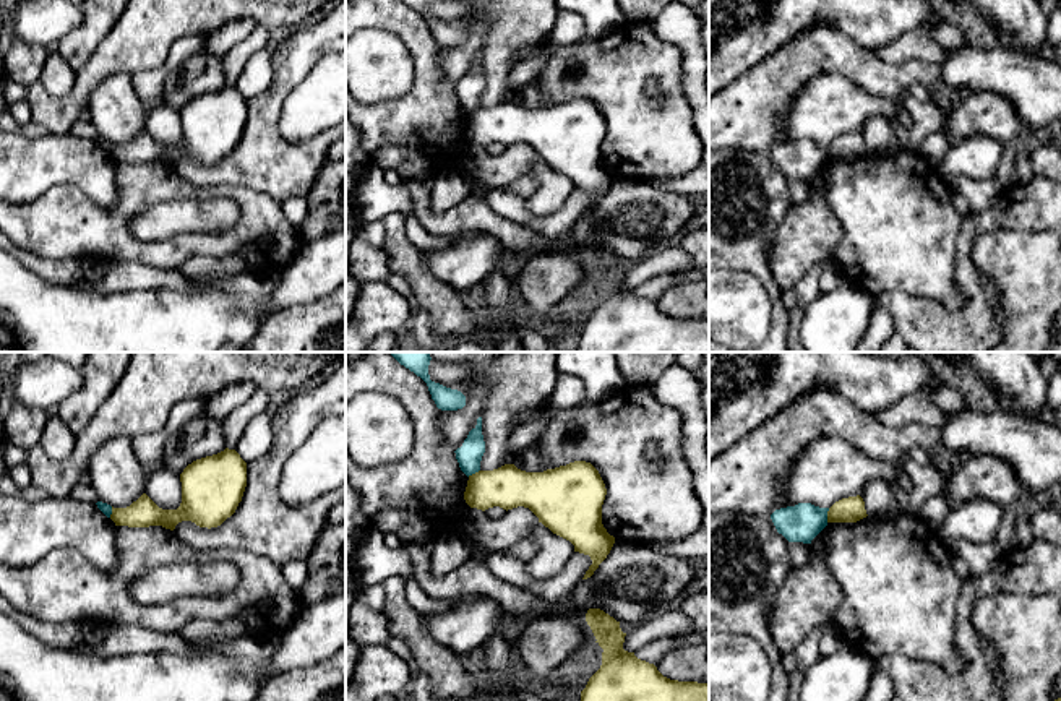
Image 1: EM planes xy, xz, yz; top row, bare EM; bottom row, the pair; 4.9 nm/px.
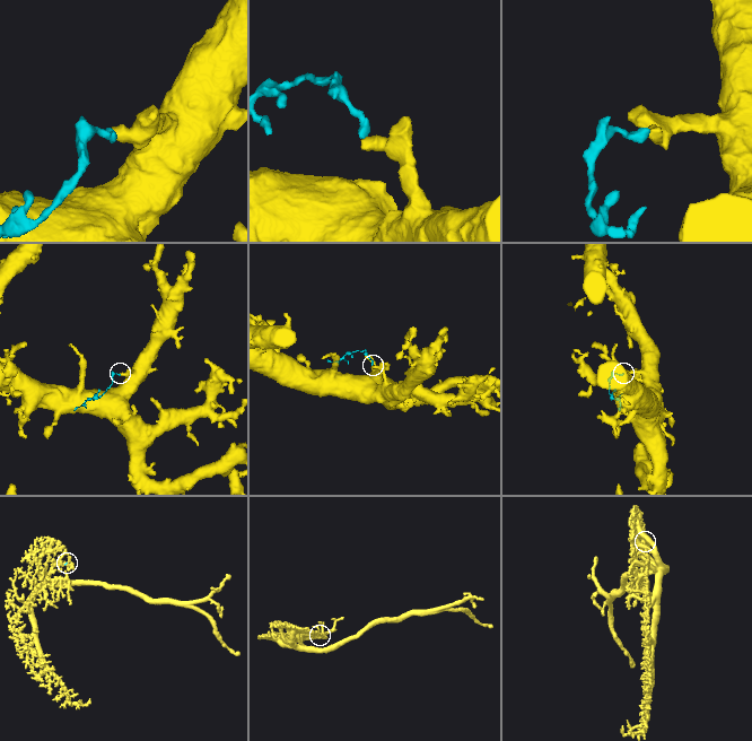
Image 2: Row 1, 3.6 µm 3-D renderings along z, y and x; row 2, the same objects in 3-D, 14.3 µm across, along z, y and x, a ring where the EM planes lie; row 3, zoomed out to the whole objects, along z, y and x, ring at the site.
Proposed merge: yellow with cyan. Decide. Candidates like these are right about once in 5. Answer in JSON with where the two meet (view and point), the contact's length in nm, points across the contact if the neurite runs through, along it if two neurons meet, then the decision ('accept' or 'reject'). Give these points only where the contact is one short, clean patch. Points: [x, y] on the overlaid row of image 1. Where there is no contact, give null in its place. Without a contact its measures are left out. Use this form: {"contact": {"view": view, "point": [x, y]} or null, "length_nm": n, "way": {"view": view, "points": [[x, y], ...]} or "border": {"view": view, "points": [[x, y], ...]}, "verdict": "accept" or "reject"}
{"contact": {"view": "yz", "point": [828, 515]}, "length_nm": 70, "border": {"view": "yz", "points": [[829, 508], [826, 521]]}, "verdict": "reject"}

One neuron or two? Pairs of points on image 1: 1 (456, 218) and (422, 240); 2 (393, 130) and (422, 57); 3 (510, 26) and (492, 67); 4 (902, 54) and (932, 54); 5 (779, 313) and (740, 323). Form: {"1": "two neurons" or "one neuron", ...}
{"1": "two neurons", "2": "one neuron", "3": "one neuron", "4": "one neuron", "5": "two neurons"}

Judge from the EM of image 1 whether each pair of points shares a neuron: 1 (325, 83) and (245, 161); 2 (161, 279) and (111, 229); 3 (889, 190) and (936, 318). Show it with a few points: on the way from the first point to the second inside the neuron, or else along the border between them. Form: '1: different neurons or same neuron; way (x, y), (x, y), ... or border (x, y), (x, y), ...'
1: different neurons; border (291, 91), (281, 107), (279, 133), (305, 141)
2: different neurons; border (114, 260), (138, 260), (151, 266), (177, 270)
3: different neurons; border (891, 289), (933, 297), (951, 309), (967, 297)

